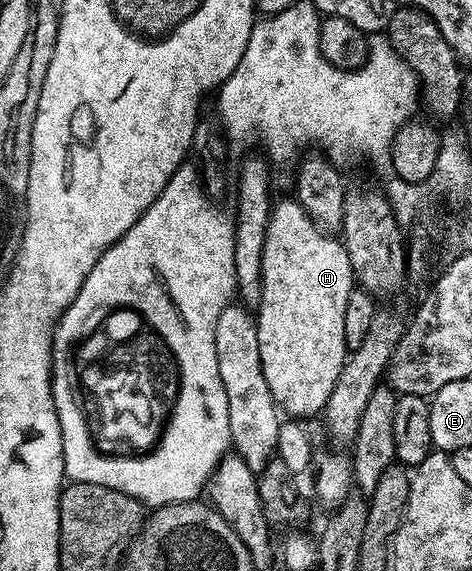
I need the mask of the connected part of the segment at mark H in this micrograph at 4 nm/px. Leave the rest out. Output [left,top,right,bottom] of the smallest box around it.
[254,198,354,418]

